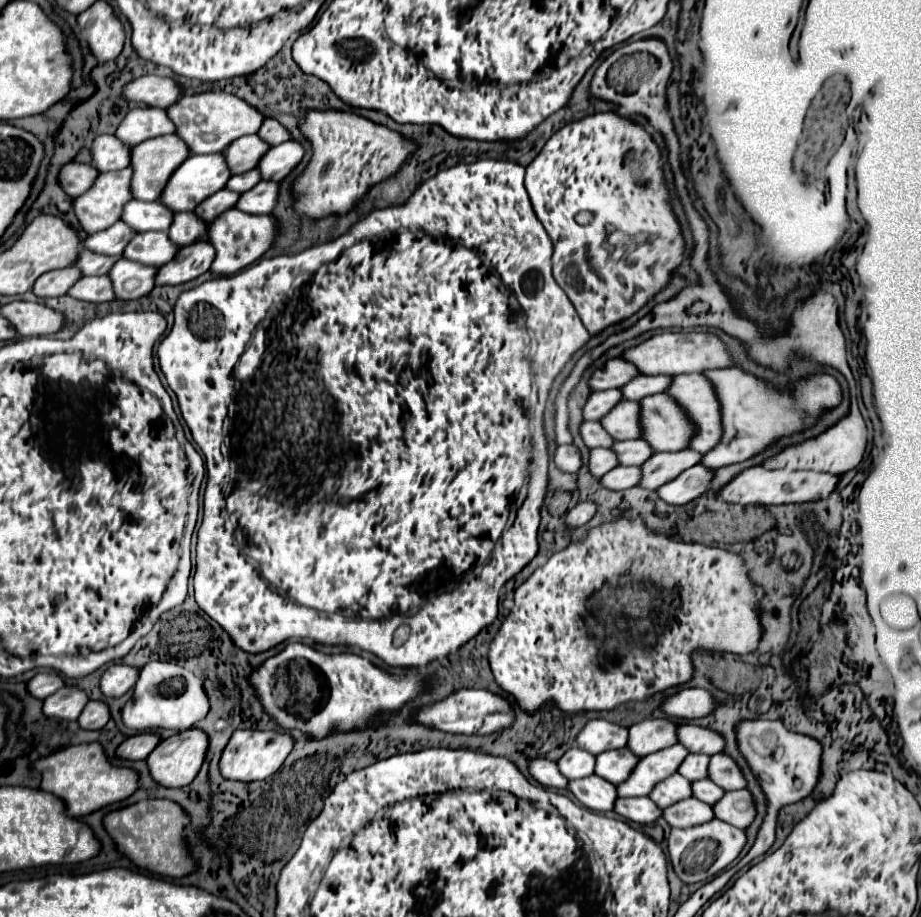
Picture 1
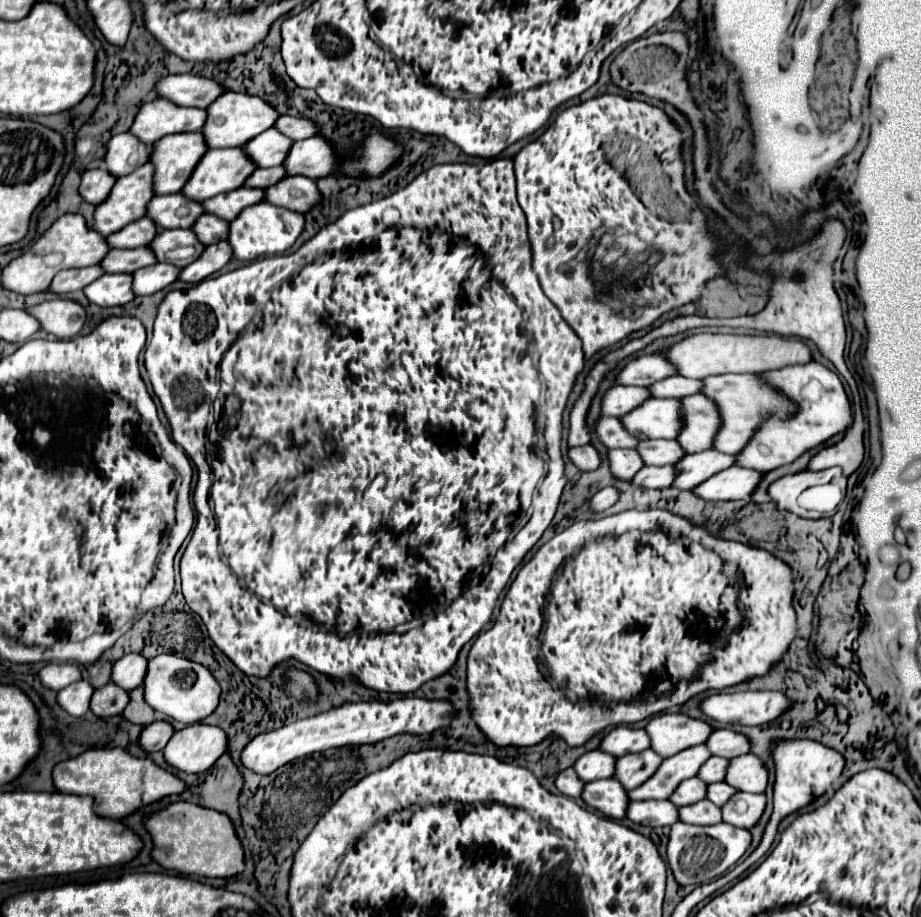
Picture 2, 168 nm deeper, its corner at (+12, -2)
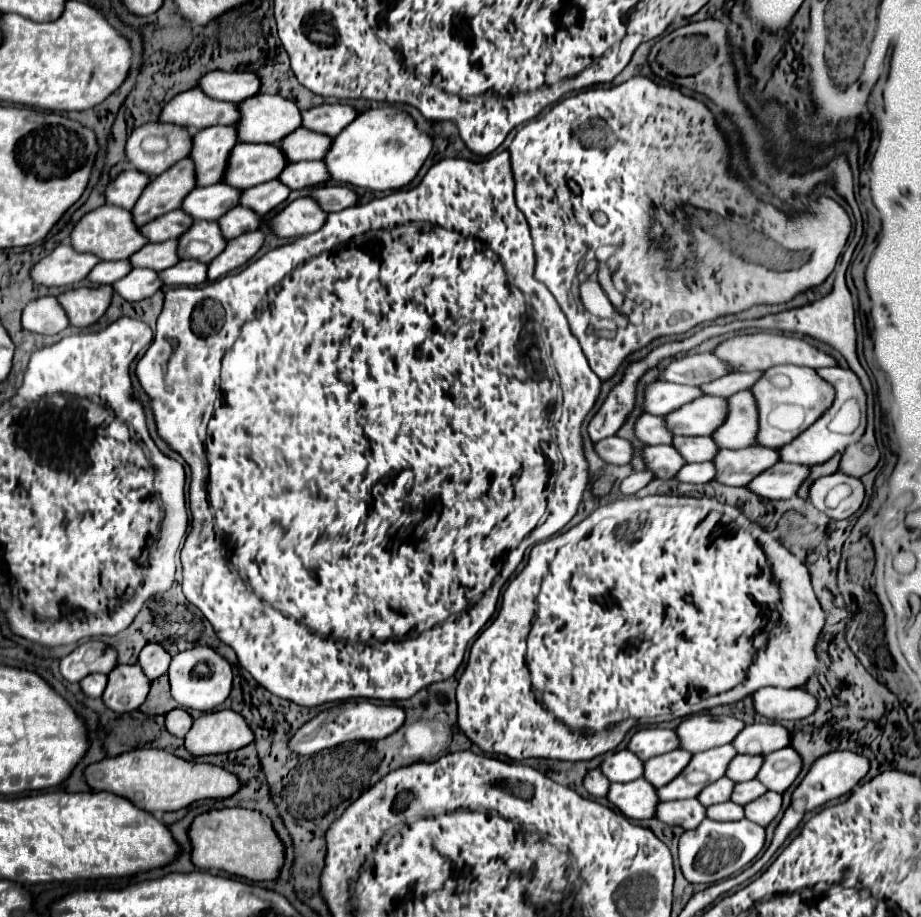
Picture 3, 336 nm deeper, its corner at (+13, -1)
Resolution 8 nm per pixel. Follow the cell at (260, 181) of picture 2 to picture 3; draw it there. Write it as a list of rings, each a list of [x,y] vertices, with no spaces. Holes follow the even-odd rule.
[[[292,162],[284,166],[284,170],[278,174],[278,180],[290,190],[302,190],[306,186],[326,182],[328,176],[320,162]]]

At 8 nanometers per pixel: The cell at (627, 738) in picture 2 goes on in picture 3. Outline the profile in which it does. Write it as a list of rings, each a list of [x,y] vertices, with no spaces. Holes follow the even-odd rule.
[[[642,728],[630,738],[626,748],[632,754],[636,754],[640,760],[648,760],[652,756],[676,750],[678,748],[676,742],[678,740],[676,740],[672,730],[666,730],[666,728]]]

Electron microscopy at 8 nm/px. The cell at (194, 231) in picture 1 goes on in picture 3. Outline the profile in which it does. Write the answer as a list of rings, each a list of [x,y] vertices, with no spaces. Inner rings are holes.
[[[236,206],[232,210],[228,210],[224,216],[220,216],[216,222],[220,226],[220,232],[226,240],[234,238],[234,236],[240,236],[242,232],[250,232],[250,230],[256,230],[258,224],[260,224],[260,216],[252,210],[246,210],[242,206]]]

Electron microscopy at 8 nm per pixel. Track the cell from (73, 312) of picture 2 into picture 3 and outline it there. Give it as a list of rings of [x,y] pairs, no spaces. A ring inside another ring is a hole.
[[[100,286],[100,288],[76,288],[68,290],[60,296],[56,296],[58,304],[66,312],[70,326],[86,328],[94,324],[108,308],[112,300],[112,288]]]

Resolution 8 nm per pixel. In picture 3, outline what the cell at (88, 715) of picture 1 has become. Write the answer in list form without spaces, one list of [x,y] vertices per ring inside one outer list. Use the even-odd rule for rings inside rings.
[[[116,666],[108,674],[108,684],[102,694],[102,702],[114,712],[136,710],[150,690],[150,680],[142,676],[142,670],[132,666]]]

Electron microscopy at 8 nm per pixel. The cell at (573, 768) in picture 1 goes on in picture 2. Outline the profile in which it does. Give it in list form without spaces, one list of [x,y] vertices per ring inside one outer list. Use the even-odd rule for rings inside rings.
[[[597,749],[579,757],[573,767],[583,781],[597,781],[597,779],[609,779],[615,775],[615,761],[617,757]]]

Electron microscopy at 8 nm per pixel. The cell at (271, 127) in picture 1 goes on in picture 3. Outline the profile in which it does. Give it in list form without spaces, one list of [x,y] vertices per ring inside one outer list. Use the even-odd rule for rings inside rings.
[[[322,104],[310,110],[302,110],[302,128],[326,136],[336,136],[354,118],[356,118],[356,110],[352,106]]]

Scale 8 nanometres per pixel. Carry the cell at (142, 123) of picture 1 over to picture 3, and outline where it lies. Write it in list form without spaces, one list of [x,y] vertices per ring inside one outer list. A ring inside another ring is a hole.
[[[186,90],[176,94],[170,102],[164,104],[156,122],[174,124],[198,132],[216,124],[234,124],[238,120],[238,110],[234,102],[220,102],[202,96],[202,92]]]

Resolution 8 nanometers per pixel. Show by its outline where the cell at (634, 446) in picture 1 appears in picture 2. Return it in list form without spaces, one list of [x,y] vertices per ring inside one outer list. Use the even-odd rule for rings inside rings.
[[[645,439],[637,447],[639,455],[647,465],[675,465],[687,453],[679,445],[679,441],[661,441],[661,439]]]

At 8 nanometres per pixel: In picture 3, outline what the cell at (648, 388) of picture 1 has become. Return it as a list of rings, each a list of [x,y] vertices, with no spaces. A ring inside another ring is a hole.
[[[742,372],[742,374],[726,374],[722,378],[716,378],[712,382],[706,382],[700,386],[702,394],[710,394],[710,396],[732,396],[734,392],[746,390],[750,388],[750,384],[754,384],[754,380],[760,376],[762,372]]]

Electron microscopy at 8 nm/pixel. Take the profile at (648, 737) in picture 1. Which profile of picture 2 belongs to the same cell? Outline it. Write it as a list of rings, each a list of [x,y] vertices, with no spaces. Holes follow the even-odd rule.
[[[663,713],[645,727],[651,737],[651,749],[661,757],[671,757],[683,749],[703,745],[715,731],[707,721],[687,717],[683,713]]]

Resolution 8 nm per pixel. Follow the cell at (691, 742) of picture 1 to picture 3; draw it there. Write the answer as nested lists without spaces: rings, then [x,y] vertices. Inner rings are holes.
[[[750,724],[736,734],[732,746],[738,754],[770,754],[774,750],[786,748],[790,734],[780,724]]]

